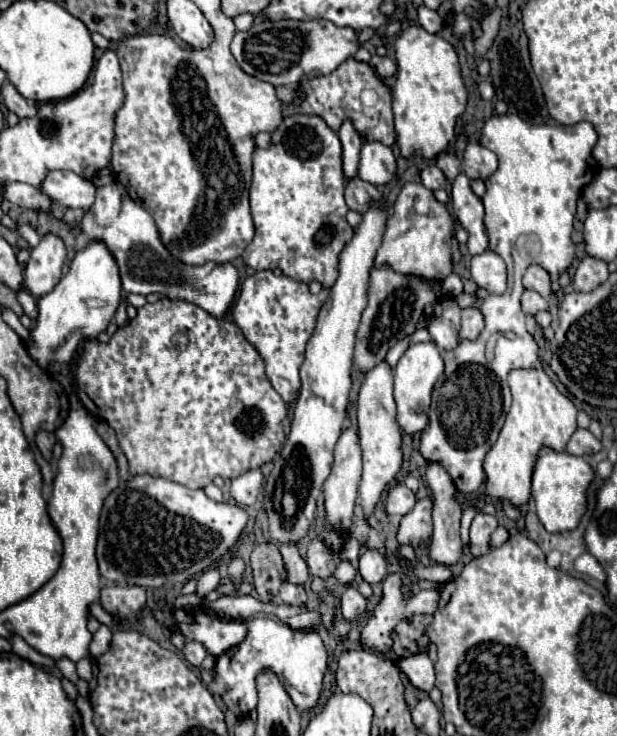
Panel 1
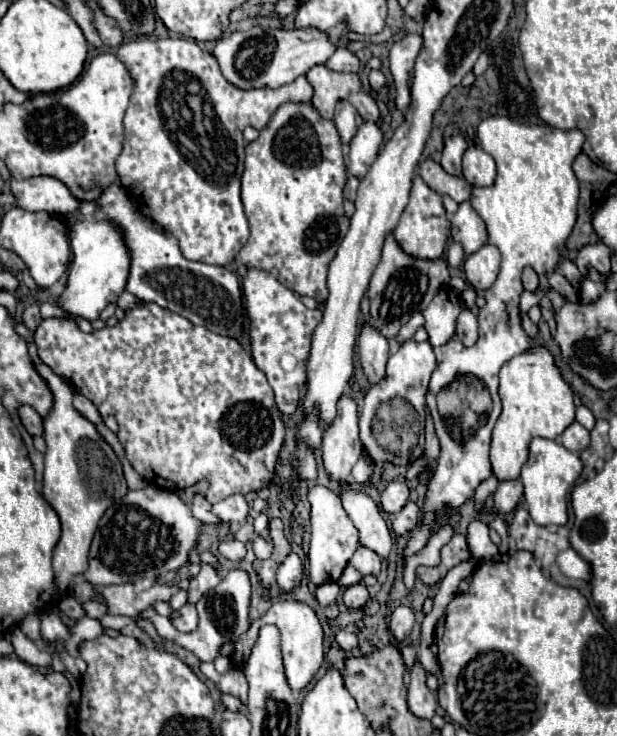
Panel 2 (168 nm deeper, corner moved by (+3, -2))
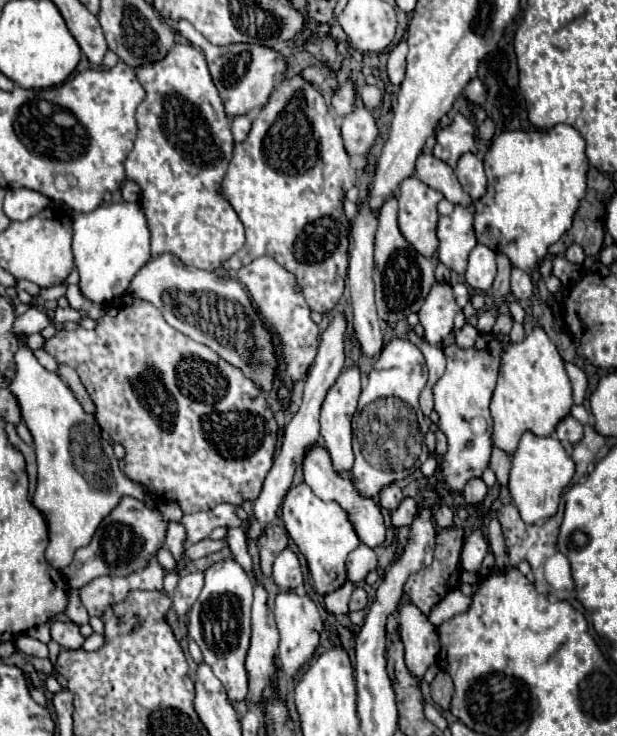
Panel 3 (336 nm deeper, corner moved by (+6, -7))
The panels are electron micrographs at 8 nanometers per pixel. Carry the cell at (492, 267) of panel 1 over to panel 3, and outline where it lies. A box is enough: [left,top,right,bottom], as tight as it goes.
[465,245,497,291]

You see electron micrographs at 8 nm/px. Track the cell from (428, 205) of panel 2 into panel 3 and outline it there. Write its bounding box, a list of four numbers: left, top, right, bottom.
[399,175,441,257]

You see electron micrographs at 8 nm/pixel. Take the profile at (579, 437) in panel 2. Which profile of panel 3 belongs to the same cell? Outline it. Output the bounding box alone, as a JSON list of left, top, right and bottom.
[555,417,583,445]

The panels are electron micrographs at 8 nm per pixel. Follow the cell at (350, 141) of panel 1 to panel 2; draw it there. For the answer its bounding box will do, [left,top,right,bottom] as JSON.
[334,100,356,144]

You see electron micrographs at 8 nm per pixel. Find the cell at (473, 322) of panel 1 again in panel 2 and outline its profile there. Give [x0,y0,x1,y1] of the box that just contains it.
[456,308,478,346]

